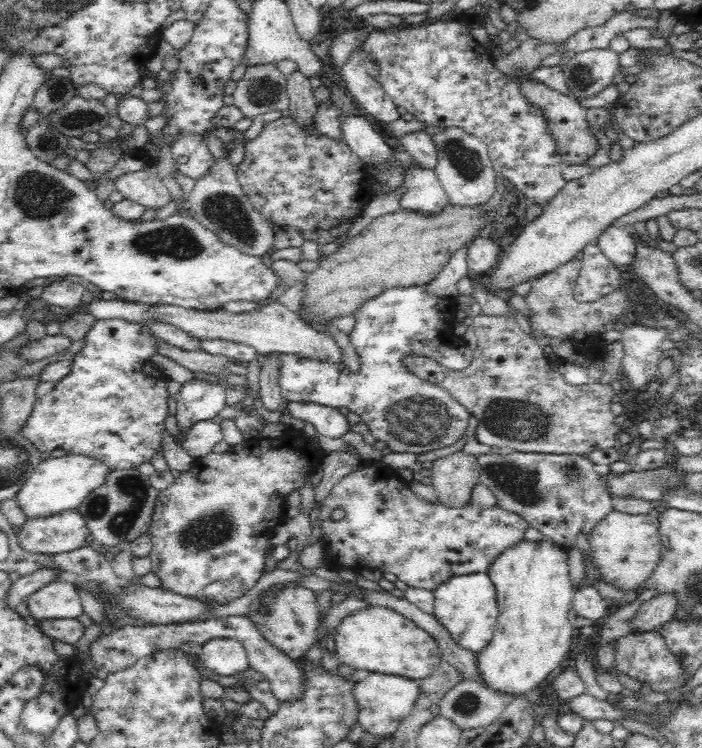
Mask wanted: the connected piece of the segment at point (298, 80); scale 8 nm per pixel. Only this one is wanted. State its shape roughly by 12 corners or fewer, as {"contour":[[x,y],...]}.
{"contour":[[298,68],[286,78],[290,115],[301,126],[317,110],[314,89]]}

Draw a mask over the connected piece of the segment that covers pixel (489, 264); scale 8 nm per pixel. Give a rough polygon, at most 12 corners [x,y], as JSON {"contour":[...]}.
{"contour":[[487,235],[468,243],[471,275],[485,276],[503,255]]}

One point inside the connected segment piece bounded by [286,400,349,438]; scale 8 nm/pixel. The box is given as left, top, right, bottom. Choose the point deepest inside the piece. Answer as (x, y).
(328, 421)

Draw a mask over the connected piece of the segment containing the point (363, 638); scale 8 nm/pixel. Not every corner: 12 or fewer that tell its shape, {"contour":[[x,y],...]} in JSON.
{"contour":[[368,604],[342,618],[338,662],[420,681],[442,659],[428,632]]}

